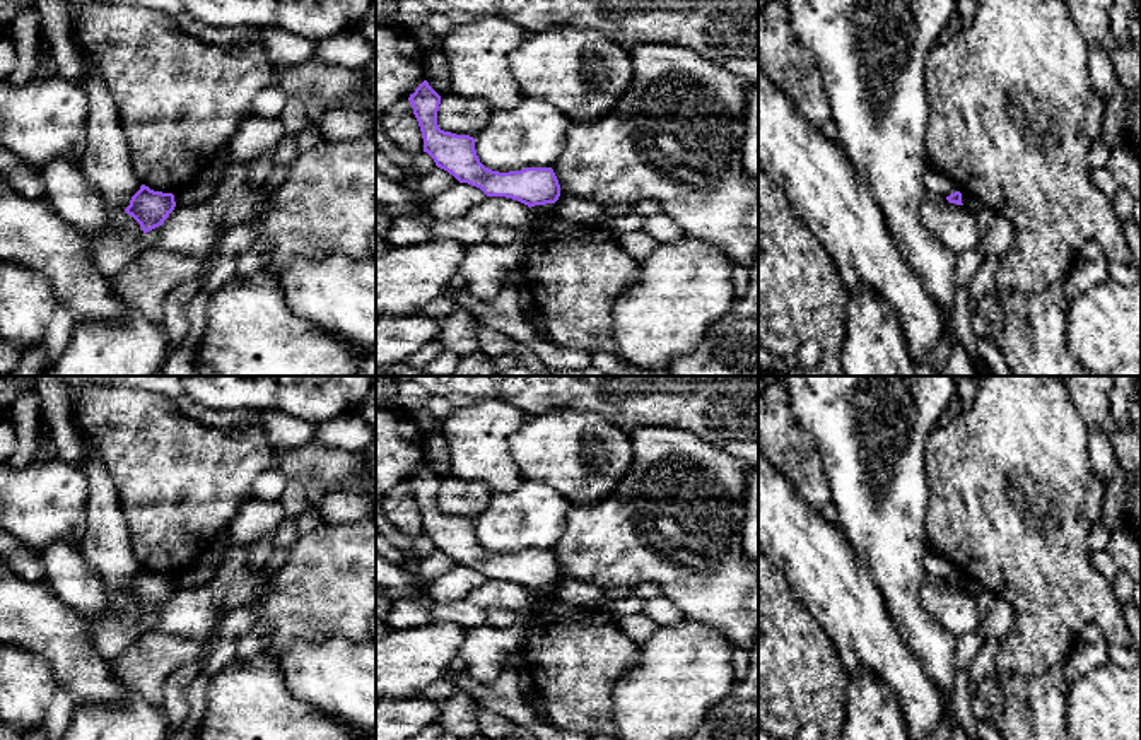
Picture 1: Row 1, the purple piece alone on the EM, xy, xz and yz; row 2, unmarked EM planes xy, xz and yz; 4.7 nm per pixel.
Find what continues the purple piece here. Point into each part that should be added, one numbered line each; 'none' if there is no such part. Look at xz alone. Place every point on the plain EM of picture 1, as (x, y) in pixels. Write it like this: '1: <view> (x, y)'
none

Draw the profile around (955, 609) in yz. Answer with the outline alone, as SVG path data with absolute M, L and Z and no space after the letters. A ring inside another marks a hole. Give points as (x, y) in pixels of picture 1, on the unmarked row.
M924 576L919 595L921 607L953 637L980 627L982 615L972 593L950 586L946 579Z

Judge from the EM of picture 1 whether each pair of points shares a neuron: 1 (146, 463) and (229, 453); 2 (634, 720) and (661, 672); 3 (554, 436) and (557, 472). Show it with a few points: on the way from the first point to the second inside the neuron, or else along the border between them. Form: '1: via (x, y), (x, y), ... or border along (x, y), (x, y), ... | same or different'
1: via (166, 463), (209, 463) | same
2: via (646, 708), (661, 693), (661, 684) | same
3: via (557, 445), (557, 463) | same

